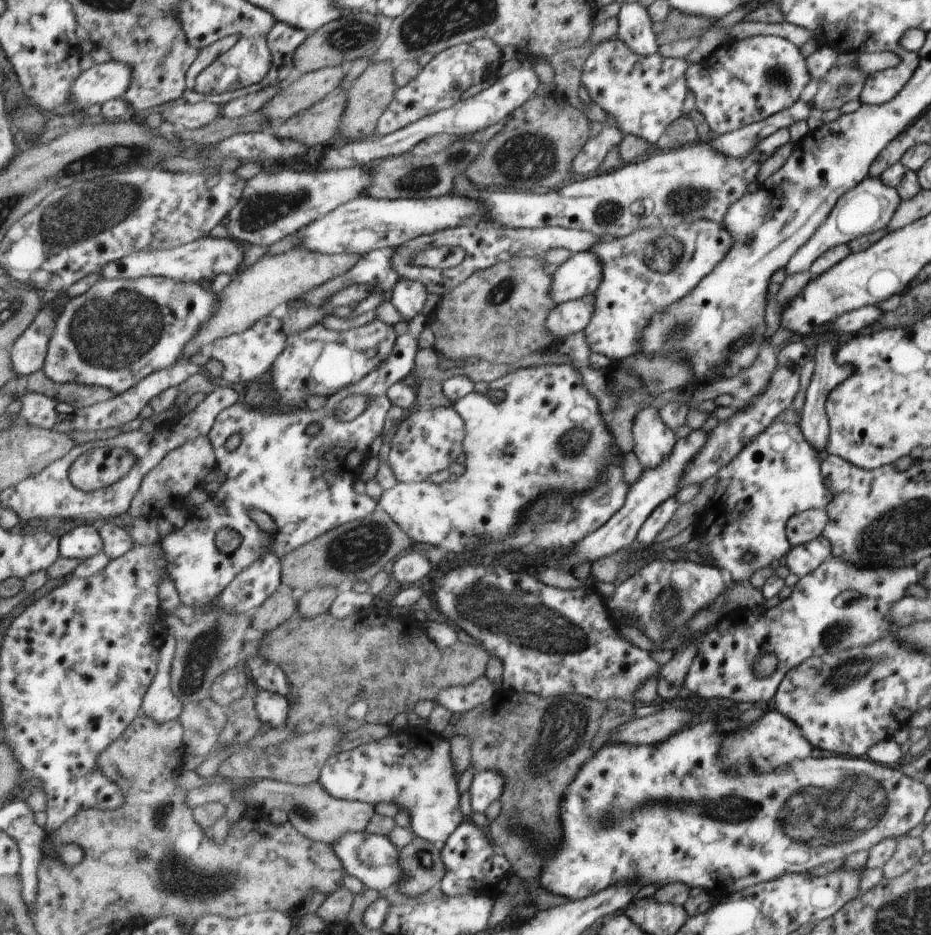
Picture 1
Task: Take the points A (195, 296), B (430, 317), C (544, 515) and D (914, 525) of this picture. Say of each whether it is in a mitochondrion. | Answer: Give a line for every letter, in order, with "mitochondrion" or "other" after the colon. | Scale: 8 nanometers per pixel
A: other
B: other
C: mitochondrion
D: mitochondrion

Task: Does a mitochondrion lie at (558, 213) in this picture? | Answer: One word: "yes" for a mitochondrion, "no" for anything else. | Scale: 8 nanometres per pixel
no

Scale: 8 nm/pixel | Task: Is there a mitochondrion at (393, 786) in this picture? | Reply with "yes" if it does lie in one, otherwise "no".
no

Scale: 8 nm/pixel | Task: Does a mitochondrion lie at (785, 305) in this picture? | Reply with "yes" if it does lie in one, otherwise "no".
no

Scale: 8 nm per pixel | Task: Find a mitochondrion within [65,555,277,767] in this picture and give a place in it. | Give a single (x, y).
(202, 655)

